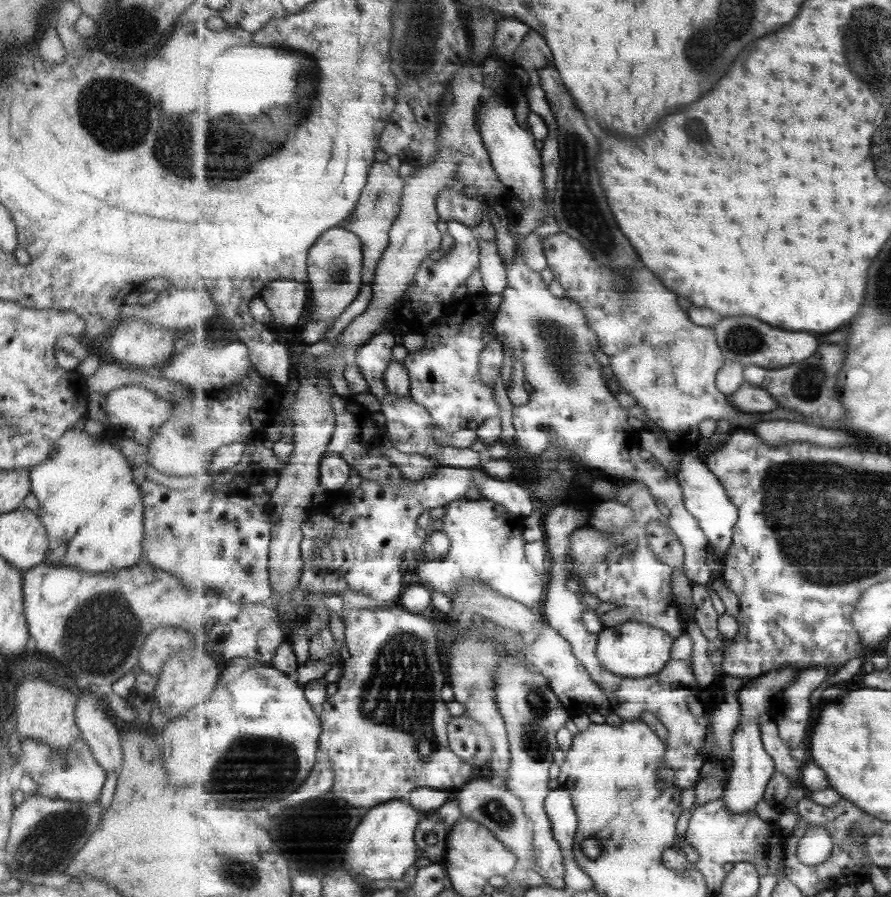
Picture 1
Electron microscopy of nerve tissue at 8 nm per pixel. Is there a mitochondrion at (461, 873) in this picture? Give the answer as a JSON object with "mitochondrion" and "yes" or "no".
{"mitochondrion":"no"}

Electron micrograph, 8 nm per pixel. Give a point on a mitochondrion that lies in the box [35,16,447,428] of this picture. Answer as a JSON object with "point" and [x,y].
{"point":[129,106]}

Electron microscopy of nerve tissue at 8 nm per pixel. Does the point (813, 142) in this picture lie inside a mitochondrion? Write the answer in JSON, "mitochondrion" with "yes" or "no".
{"mitochondrion":"no"}

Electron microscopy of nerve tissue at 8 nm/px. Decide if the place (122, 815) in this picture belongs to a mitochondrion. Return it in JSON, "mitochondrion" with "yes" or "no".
{"mitochondrion":"no"}

